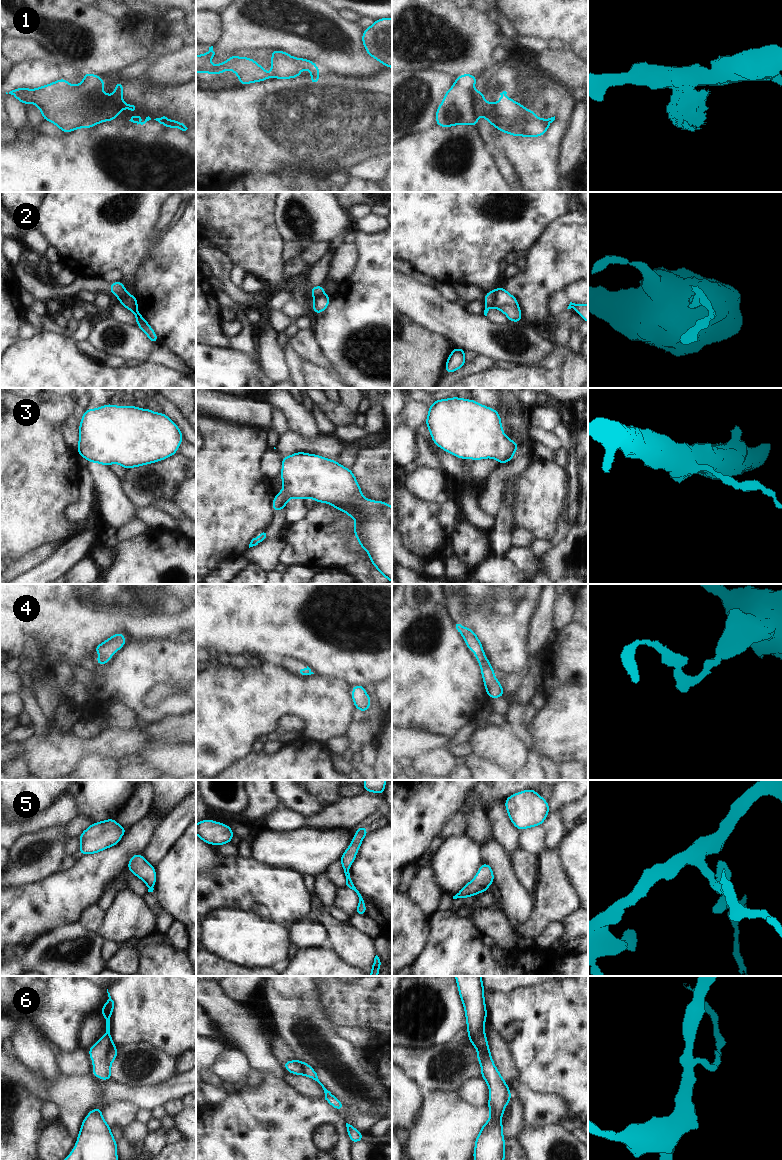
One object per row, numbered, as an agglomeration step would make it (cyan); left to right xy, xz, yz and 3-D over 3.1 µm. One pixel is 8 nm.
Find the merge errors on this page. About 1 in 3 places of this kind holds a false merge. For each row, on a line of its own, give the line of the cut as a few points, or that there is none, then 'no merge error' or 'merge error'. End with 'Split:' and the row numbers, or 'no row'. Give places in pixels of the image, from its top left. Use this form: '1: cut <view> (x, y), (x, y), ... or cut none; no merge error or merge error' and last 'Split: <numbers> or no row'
1: cut xy (102, 79), (88, 92), (88, 99), (114, 119); merge error
2: cut yz (497, 289), (494, 305); merge error
3: cut none; no merge error
4: cut none; no merge error
5: cut xz (348, 871), (344, 872); merge error
6: cut xy (114, 1045), (107, 1052), (107, 1060), (109, 1062); merge error
Split: 1, 2, 5, 6

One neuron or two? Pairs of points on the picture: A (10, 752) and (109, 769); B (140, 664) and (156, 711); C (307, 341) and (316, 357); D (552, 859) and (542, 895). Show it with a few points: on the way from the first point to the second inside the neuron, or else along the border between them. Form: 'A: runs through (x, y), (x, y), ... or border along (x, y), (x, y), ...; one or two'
A: border along (98, 752), (86, 752), (74, 769); two
B: runs through (139, 678), (139, 703), (142, 706); one
C: runs through (307, 345), (307, 348), (312, 353); one
D: runs through (551, 868), (551, 886); one

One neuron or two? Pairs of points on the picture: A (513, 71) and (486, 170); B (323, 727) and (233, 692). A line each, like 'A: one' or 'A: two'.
A: two
B: one

